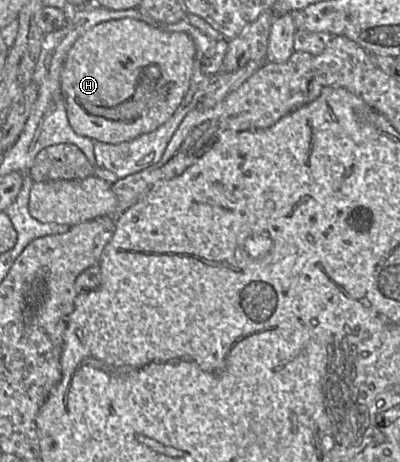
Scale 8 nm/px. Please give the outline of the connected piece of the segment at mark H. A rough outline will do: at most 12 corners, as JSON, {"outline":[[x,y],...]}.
{"outline":[[132,18],[73,44],[61,90],[77,134],[153,132],[196,48]]}

